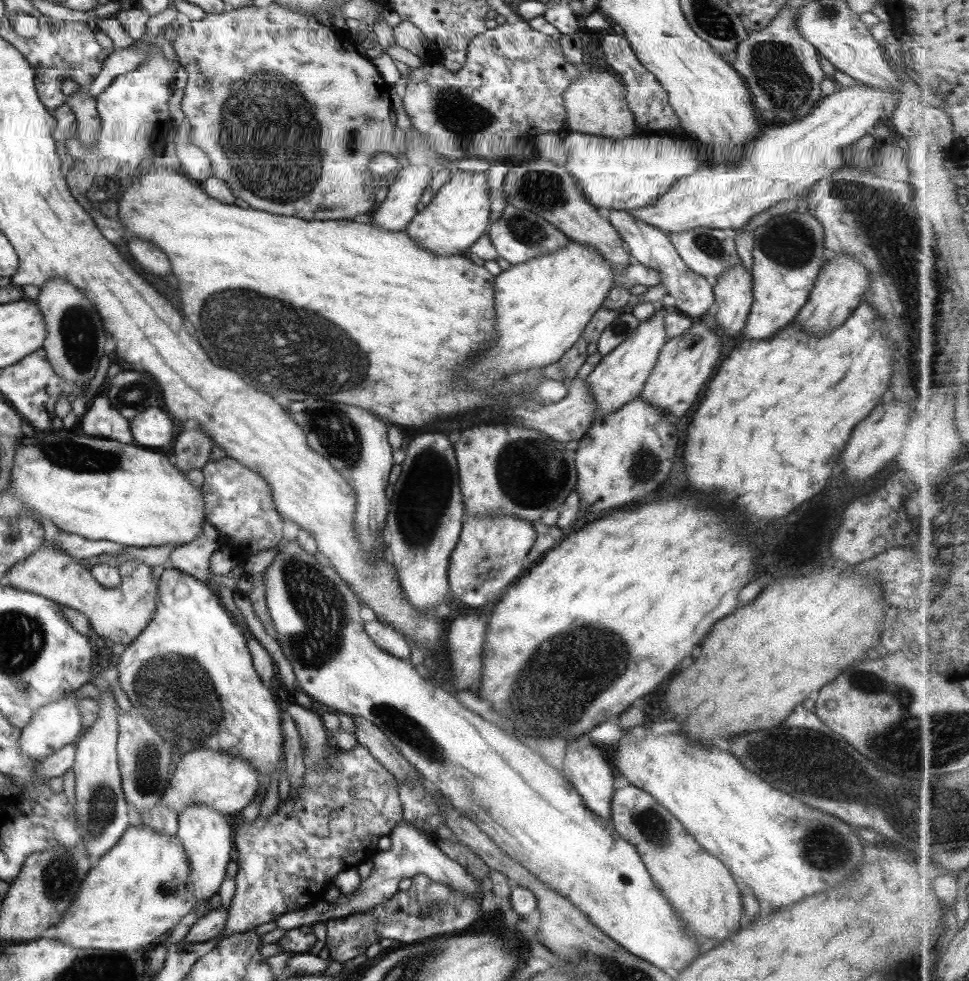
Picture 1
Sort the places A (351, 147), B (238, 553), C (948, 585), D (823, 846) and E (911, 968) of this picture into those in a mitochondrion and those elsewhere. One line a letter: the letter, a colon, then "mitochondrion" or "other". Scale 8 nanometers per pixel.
A: other
B: other
C: other
D: mitochondrion
E: other

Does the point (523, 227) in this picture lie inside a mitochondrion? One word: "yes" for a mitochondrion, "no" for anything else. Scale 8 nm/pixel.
yes

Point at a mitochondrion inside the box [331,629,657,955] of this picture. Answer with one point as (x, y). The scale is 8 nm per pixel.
(414, 734)

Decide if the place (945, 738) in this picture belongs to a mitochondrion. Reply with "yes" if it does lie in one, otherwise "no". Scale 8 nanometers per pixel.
yes

